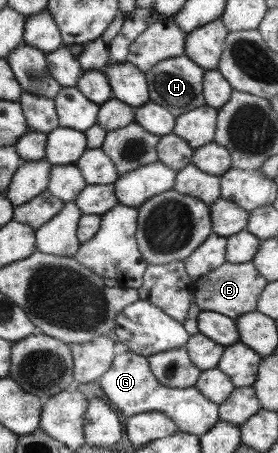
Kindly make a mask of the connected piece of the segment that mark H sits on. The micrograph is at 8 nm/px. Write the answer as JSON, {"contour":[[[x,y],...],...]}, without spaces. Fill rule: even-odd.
{"contour":[[[184,54],[159,61],[147,72],[144,72],[149,101],[161,105],[174,117],[205,104],[202,89],[203,73],[204,70],[193,64],[193,61],[189,60]]]}

